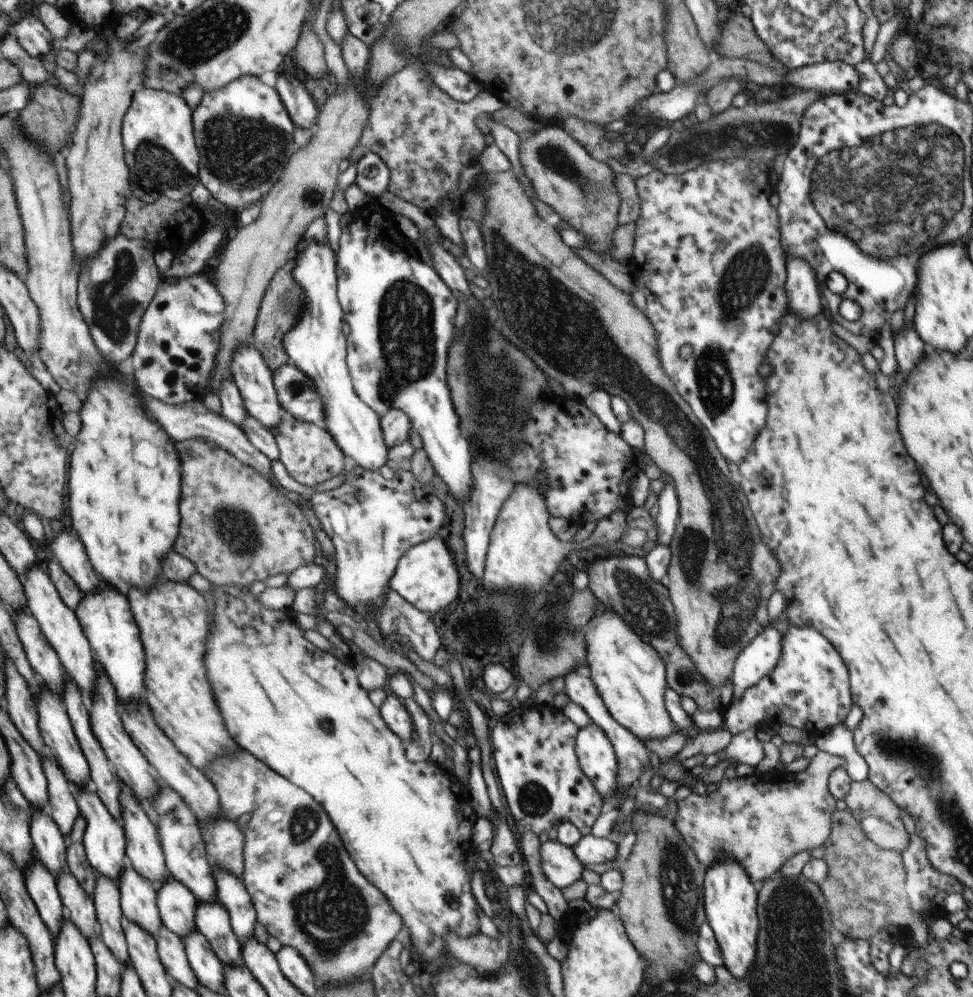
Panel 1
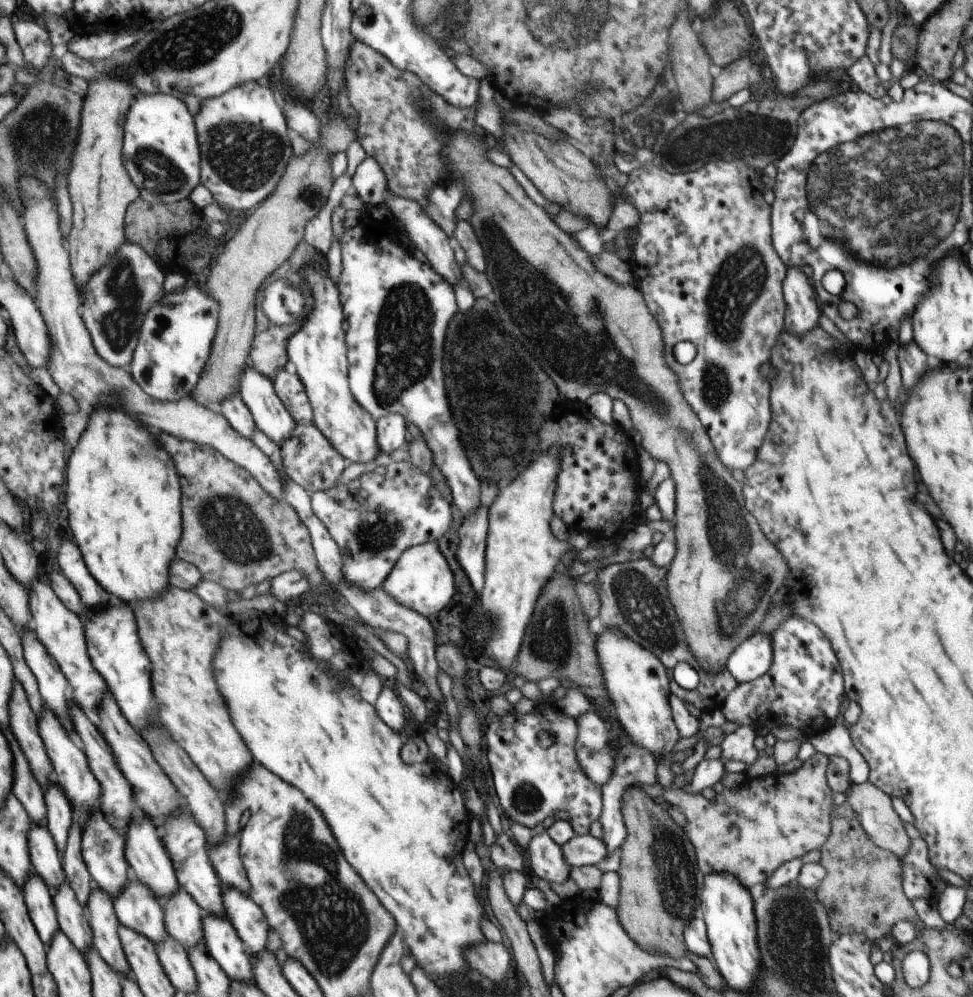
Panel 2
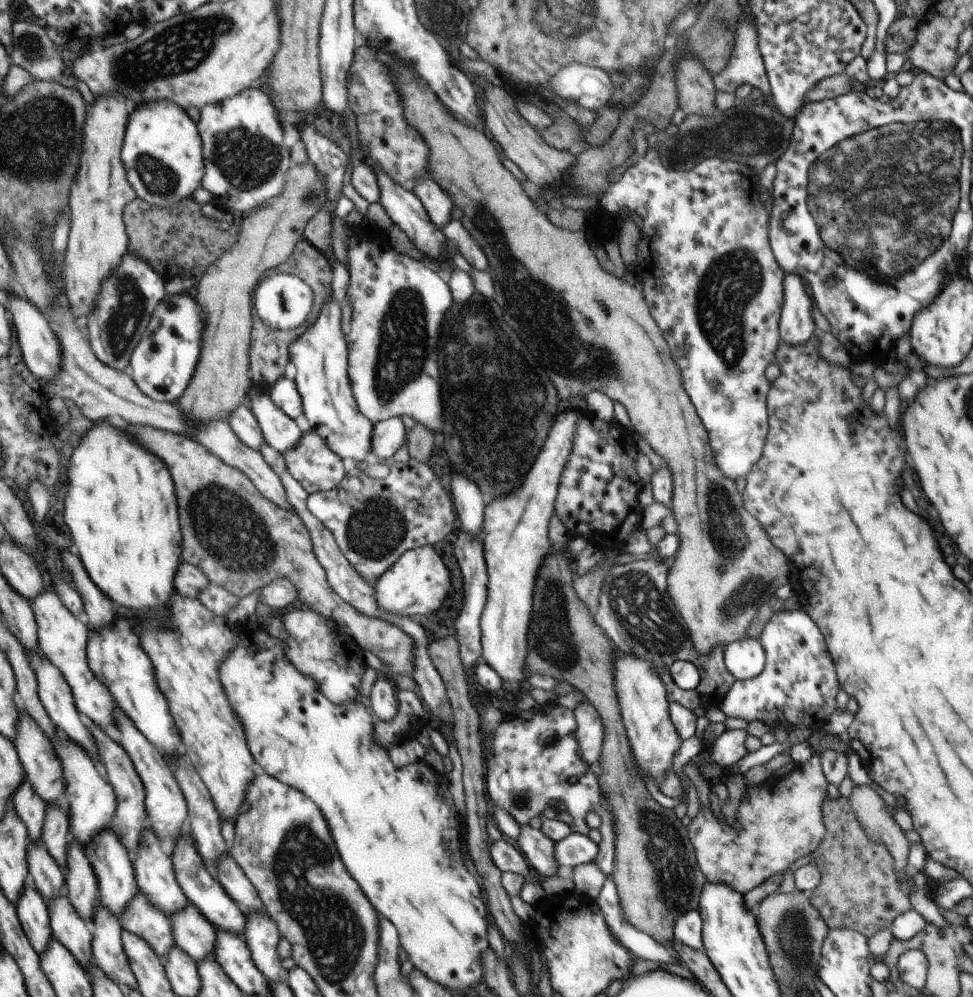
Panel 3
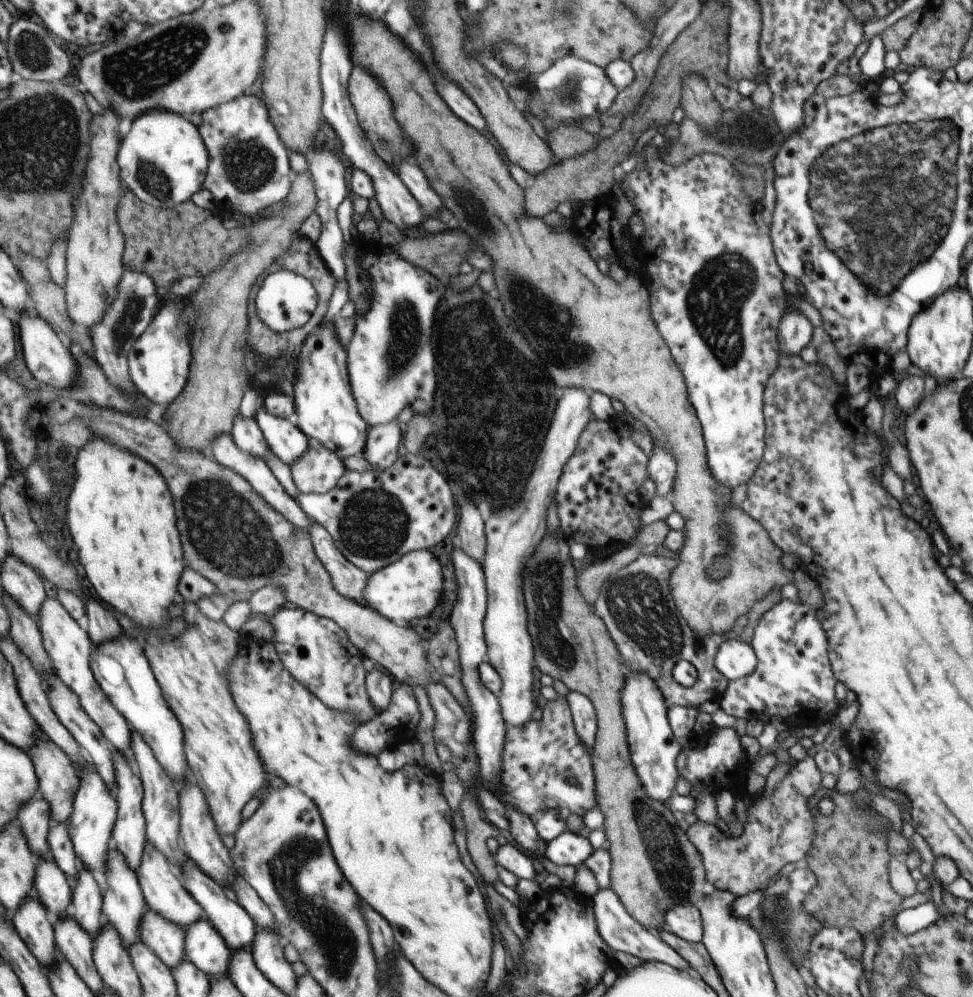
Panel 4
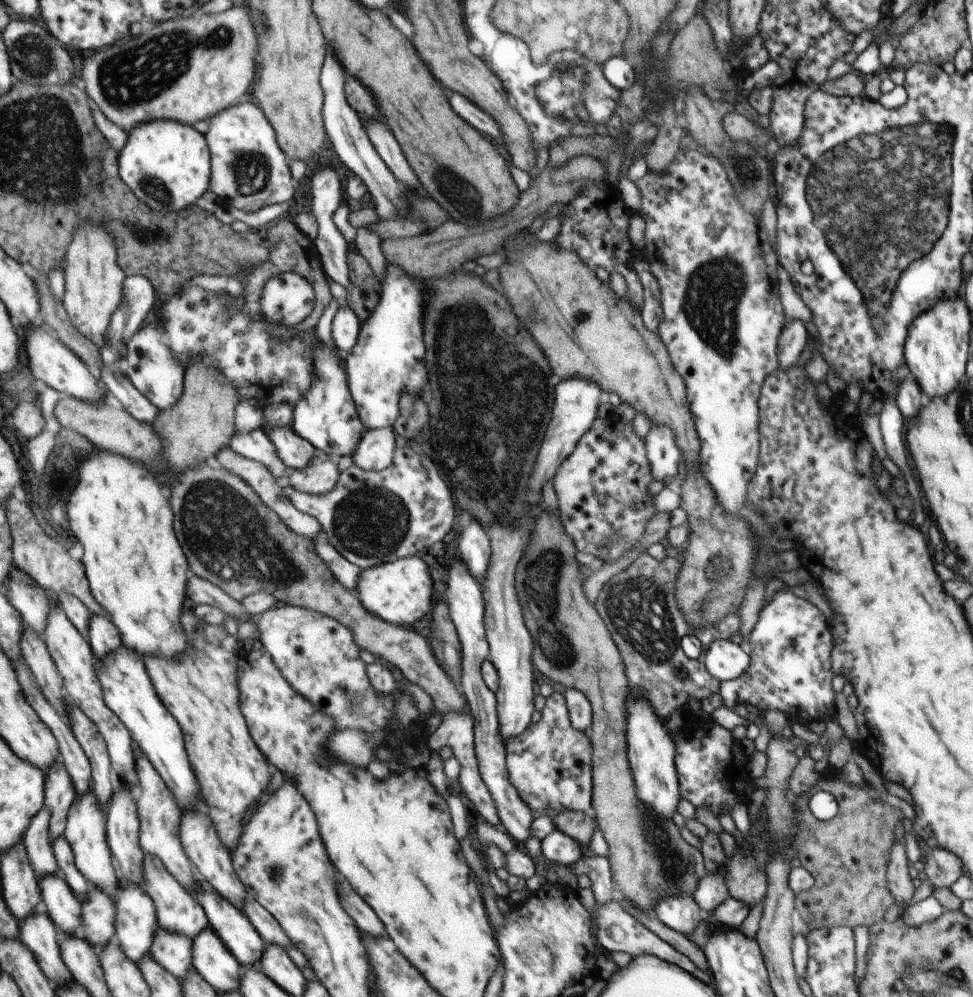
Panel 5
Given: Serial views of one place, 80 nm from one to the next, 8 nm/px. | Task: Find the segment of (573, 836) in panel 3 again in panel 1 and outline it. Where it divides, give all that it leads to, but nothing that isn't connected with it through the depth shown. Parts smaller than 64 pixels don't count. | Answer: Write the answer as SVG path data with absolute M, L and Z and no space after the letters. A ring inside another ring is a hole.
M583 835L575 846L569 850L575 854L577 862L582 867L589 864L604 864L616 856L617 846L607 839L594 838L592 835Z

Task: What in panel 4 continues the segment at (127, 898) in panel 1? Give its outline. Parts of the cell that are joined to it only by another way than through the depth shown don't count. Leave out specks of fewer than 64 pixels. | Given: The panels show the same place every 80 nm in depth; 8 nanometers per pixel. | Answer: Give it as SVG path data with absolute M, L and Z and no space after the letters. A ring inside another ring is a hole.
M149 909L140 926L142 940L145 941L160 959L170 966L176 967L183 963L185 952L185 931L178 924L163 918L154 910Z

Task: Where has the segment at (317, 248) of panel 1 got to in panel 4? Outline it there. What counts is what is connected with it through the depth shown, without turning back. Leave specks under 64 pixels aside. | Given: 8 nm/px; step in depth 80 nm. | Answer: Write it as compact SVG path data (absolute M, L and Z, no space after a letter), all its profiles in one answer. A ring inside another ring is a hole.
M335 319L331 323L321 323L314 335L303 341L298 352L298 362L300 363L300 375L296 378L296 383L292 388L298 412L297 426L301 427L310 439L323 443L342 459L363 455L371 426L365 417L361 416L356 396L352 393L352 380L348 369L348 349L336 333Z

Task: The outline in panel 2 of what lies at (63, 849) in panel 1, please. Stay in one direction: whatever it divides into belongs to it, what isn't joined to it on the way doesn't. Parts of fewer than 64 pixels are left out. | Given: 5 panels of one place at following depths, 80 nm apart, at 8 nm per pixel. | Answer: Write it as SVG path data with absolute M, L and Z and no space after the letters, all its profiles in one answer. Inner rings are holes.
M33 823L29 831L29 842L34 872L45 879L54 896L59 885L66 881L65 875L67 875L57 841L48 826Z

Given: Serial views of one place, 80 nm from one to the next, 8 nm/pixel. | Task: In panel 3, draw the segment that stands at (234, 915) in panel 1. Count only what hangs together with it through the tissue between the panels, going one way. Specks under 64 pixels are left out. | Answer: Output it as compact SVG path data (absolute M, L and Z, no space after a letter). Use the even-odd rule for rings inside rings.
M263 911L243 912L246 918L243 936L251 949L255 964L271 981L287 981L289 971L281 968L277 954L277 944L282 937L277 923Z

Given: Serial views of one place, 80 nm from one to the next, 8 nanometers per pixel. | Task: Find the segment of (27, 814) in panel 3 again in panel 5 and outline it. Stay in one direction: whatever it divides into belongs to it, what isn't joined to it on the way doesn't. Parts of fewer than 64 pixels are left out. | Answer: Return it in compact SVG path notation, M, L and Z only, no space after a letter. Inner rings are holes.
M44 804L33 820L30 820L24 834L23 844L26 846L39 880L46 874L59 875L66 880L65 872L58 865L50 840L51 817L51 809Z

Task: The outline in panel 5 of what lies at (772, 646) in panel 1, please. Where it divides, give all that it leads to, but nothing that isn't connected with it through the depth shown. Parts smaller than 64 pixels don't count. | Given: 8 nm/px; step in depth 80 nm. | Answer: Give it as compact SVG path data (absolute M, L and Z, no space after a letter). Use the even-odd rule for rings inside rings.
M715 640L701 655L706 671L719 682L742 678L751 664L751 655L744 646L725 640Z

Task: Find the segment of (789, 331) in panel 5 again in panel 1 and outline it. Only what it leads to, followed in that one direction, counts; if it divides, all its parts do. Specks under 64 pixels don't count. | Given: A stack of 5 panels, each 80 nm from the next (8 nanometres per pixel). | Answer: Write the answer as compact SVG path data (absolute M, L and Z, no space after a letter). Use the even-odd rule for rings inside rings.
M789 256L788 280L785 292L789 300L789 311L795 312L801 320L816 318L821 312L821 298L817 290L818 274L803 258Z

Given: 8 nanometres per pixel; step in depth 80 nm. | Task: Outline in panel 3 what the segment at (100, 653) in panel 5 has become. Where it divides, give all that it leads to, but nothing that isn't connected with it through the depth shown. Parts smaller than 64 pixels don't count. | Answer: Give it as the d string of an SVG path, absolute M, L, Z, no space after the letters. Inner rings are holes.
M65 550L65 554L61 554L58 559L59 565L67 568L71 576L71 582L84 598L86 611L90 618L89 629L96 631L102 626L116 621L117 612L113 608L115 602L93 582L81 557Z

